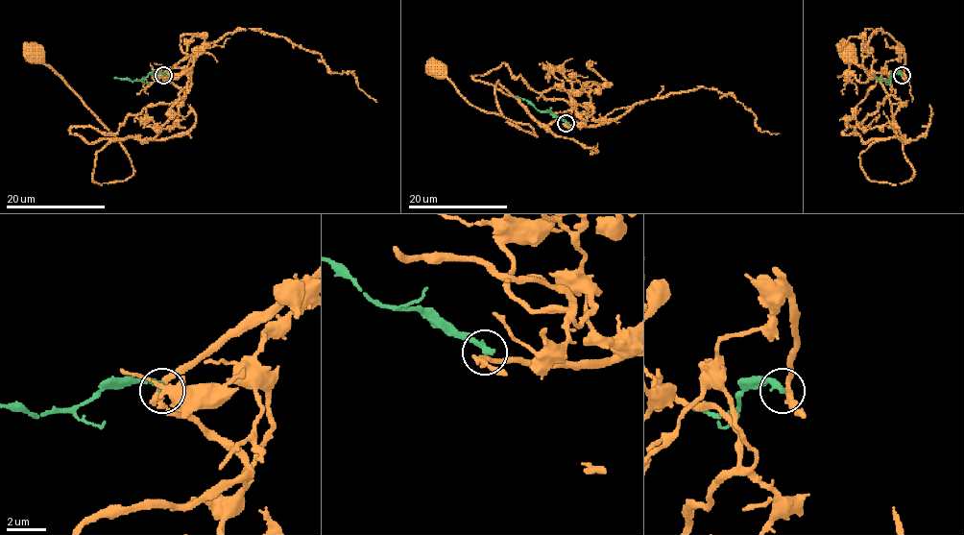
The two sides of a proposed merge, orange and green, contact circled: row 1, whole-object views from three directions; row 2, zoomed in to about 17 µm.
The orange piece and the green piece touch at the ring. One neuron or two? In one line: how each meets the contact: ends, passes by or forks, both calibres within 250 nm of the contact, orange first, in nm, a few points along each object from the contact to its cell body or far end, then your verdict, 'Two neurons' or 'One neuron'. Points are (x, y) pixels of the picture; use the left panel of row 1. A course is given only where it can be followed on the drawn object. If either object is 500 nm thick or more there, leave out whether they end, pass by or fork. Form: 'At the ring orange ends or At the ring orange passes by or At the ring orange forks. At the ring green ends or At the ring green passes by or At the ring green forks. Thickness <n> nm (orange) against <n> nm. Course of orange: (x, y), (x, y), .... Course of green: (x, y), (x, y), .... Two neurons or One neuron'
At the ring orange passes by. At the ring green ends. Thickness 320 nm (orange) against 320 nm. Course of orange: (162, 74), (196, 51), (181, 98), (70, 130), (109, 140), (98, 184), (132, 174), (125, 149), (28, 49). Course of green: (164, 74), (152, 72), (147, 77), (132, 81), (114, 77). Two neurons

